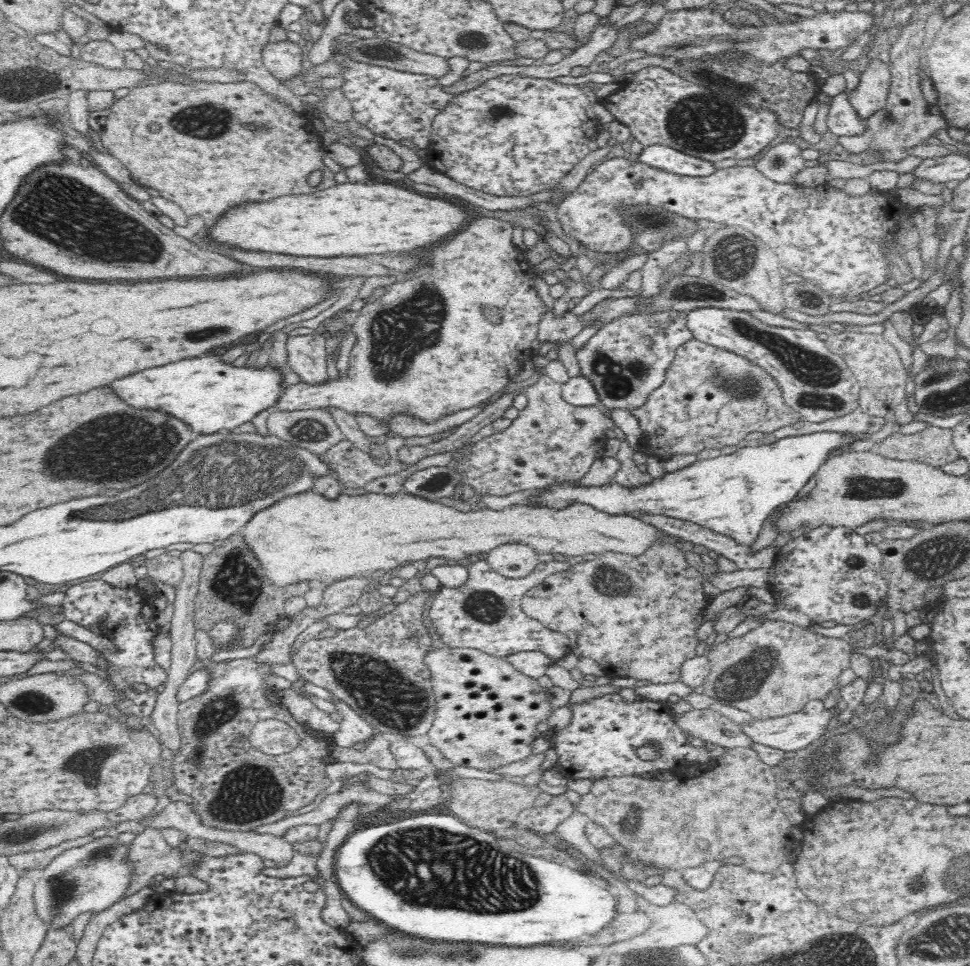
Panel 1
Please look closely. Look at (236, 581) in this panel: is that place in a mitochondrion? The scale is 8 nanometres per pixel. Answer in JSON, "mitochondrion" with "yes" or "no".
{"mitochondrion":"yes"}

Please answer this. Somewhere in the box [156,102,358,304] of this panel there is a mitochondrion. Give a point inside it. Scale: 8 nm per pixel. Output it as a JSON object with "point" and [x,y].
{"point":[203,121]}

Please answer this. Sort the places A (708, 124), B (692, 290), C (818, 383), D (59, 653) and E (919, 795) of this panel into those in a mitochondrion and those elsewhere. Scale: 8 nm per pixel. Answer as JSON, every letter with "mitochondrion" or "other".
{"A":"mitochondrion","B":"mitochondrion","C":"mitochondrion","D":"other","E":"other"}

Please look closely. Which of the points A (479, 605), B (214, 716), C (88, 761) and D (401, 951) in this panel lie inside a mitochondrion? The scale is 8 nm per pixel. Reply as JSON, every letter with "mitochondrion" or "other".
{"A":"mitochondrion","B":"mitochondrion","C":"mitochondrion","D":"mitochondrion"}

